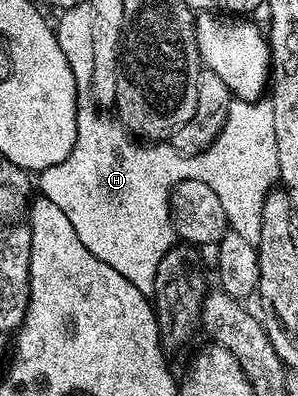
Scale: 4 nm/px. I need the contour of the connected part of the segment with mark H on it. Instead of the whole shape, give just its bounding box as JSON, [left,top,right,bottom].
[37,96,279,294]

